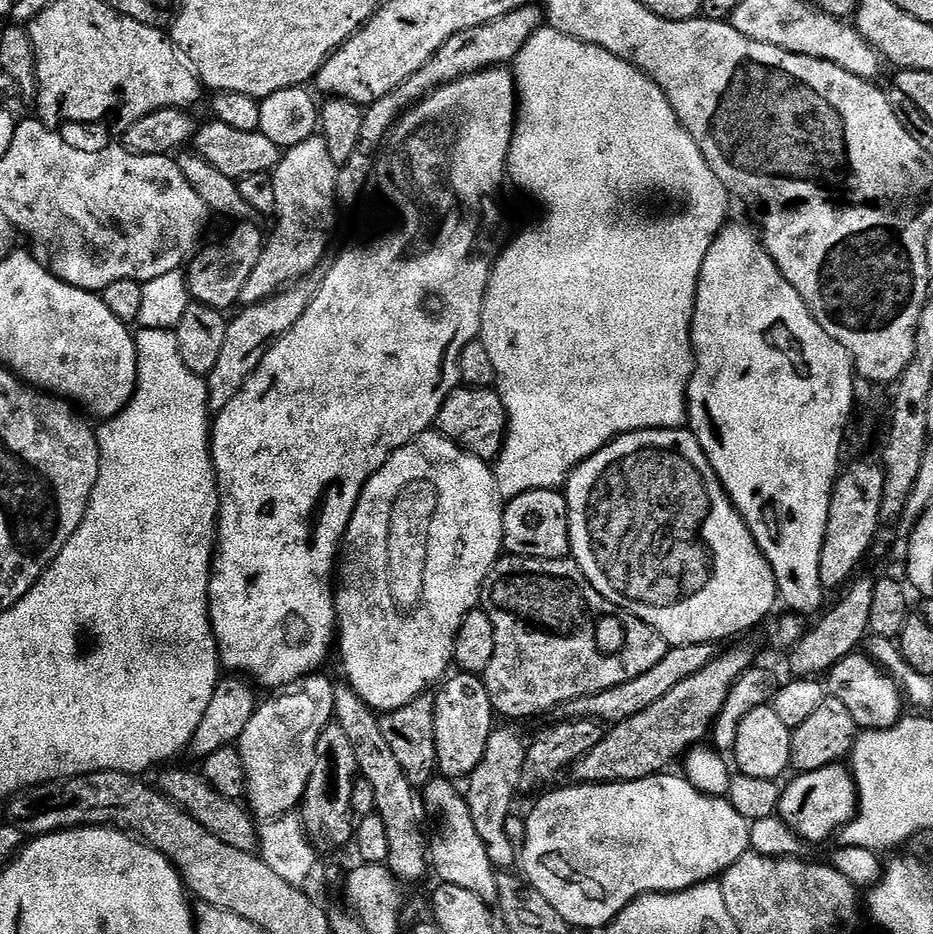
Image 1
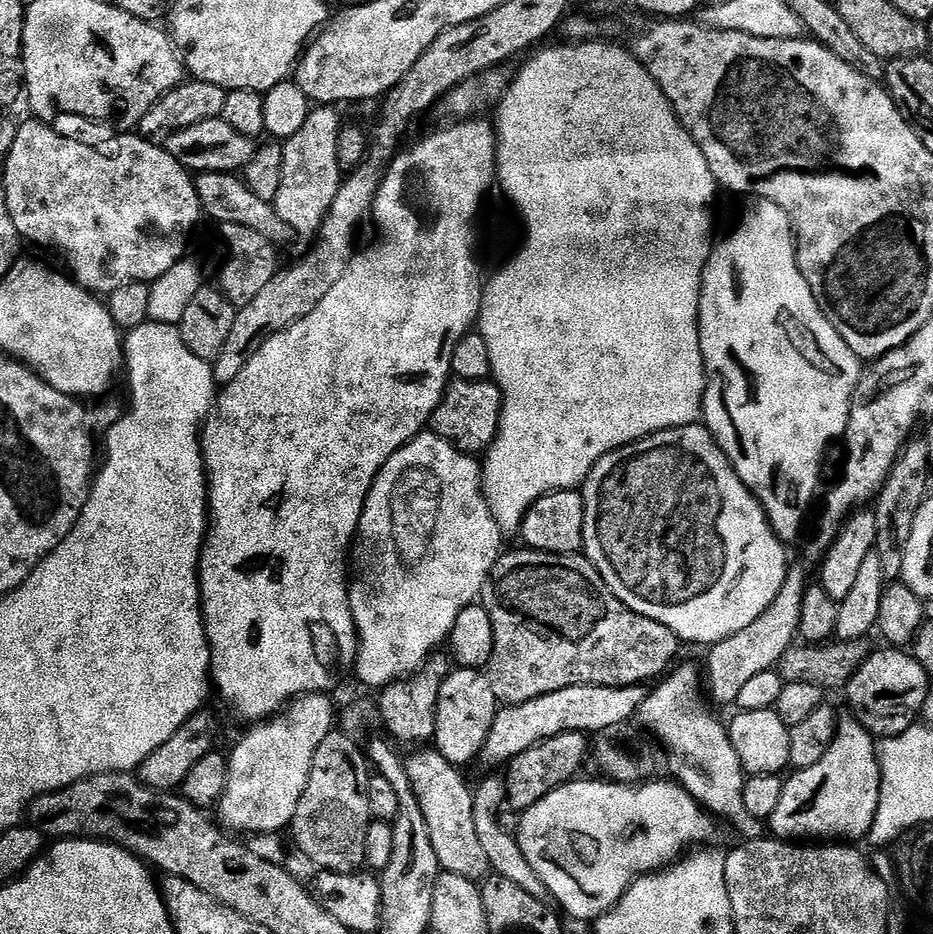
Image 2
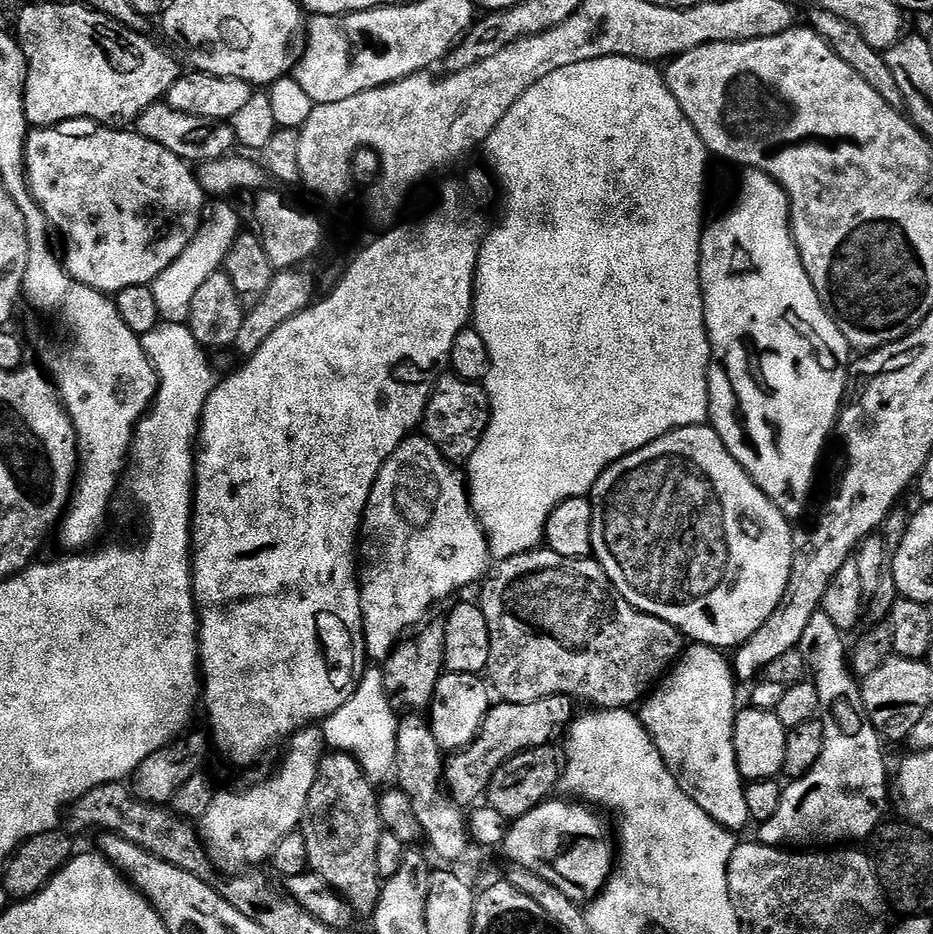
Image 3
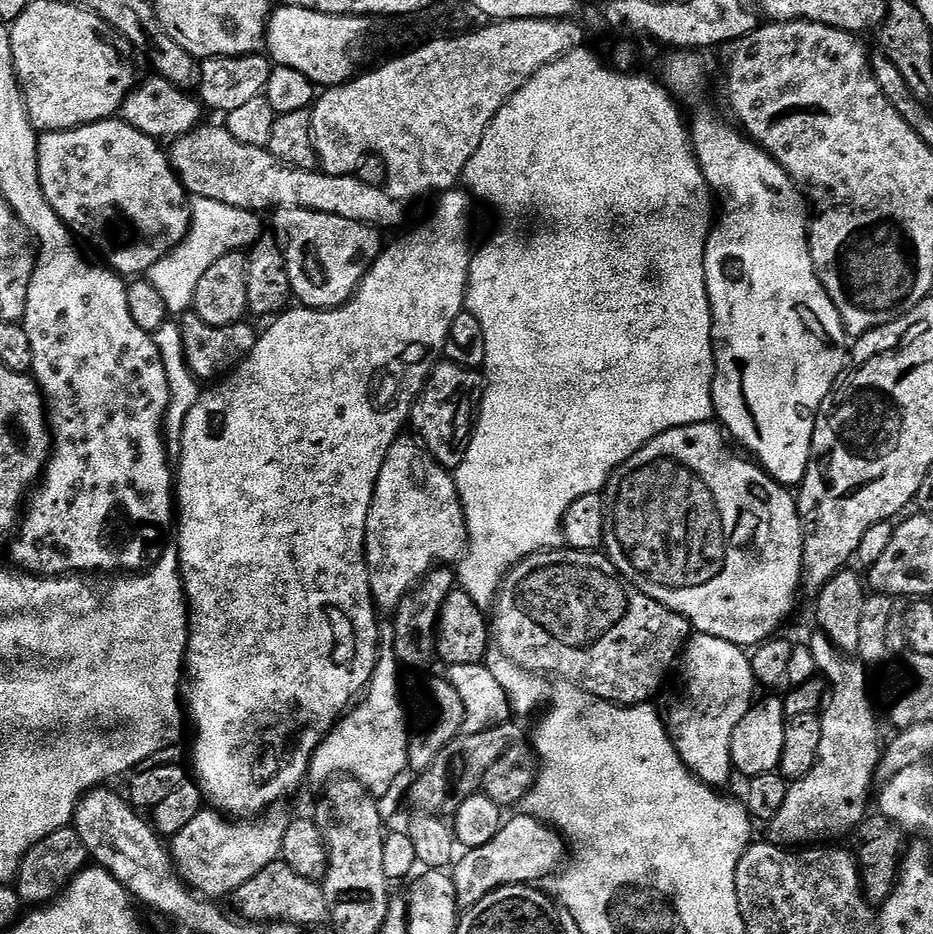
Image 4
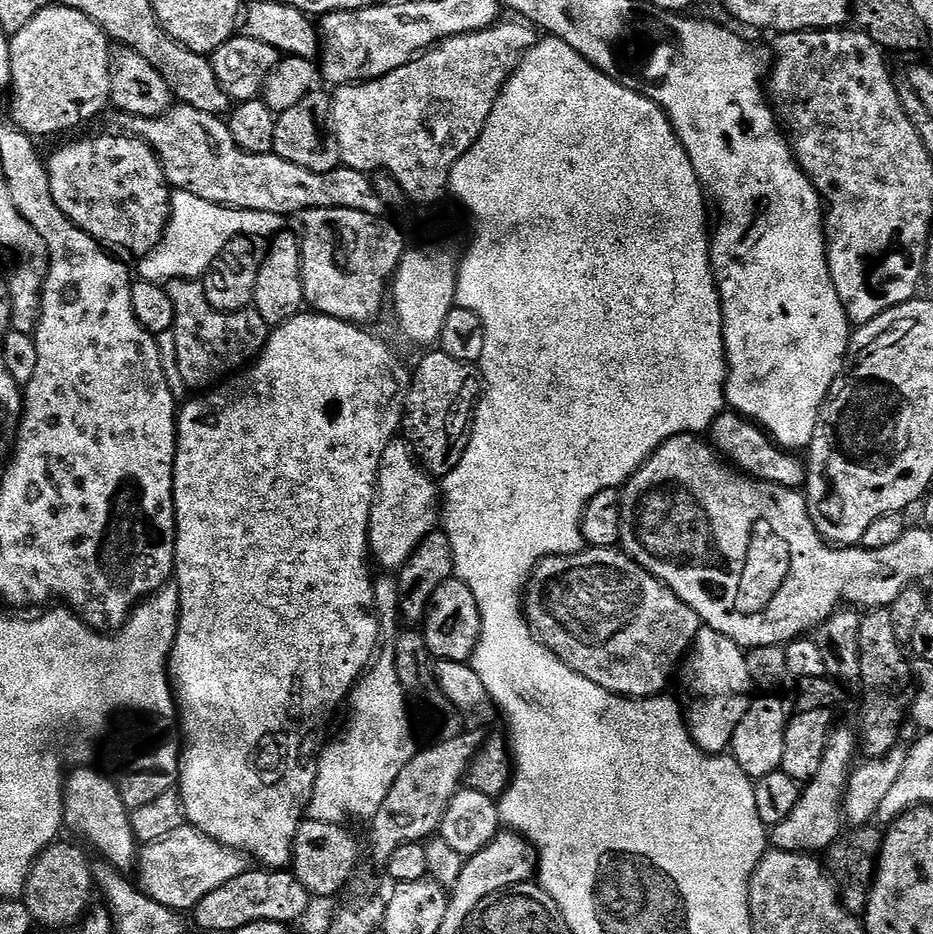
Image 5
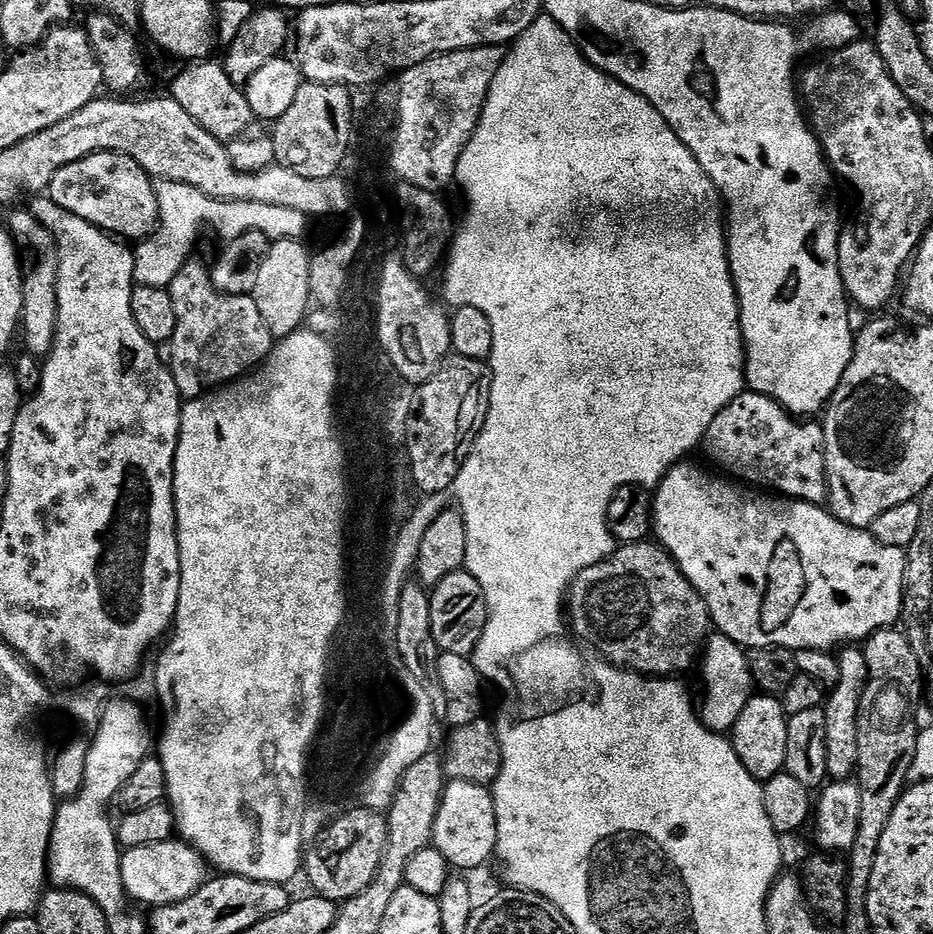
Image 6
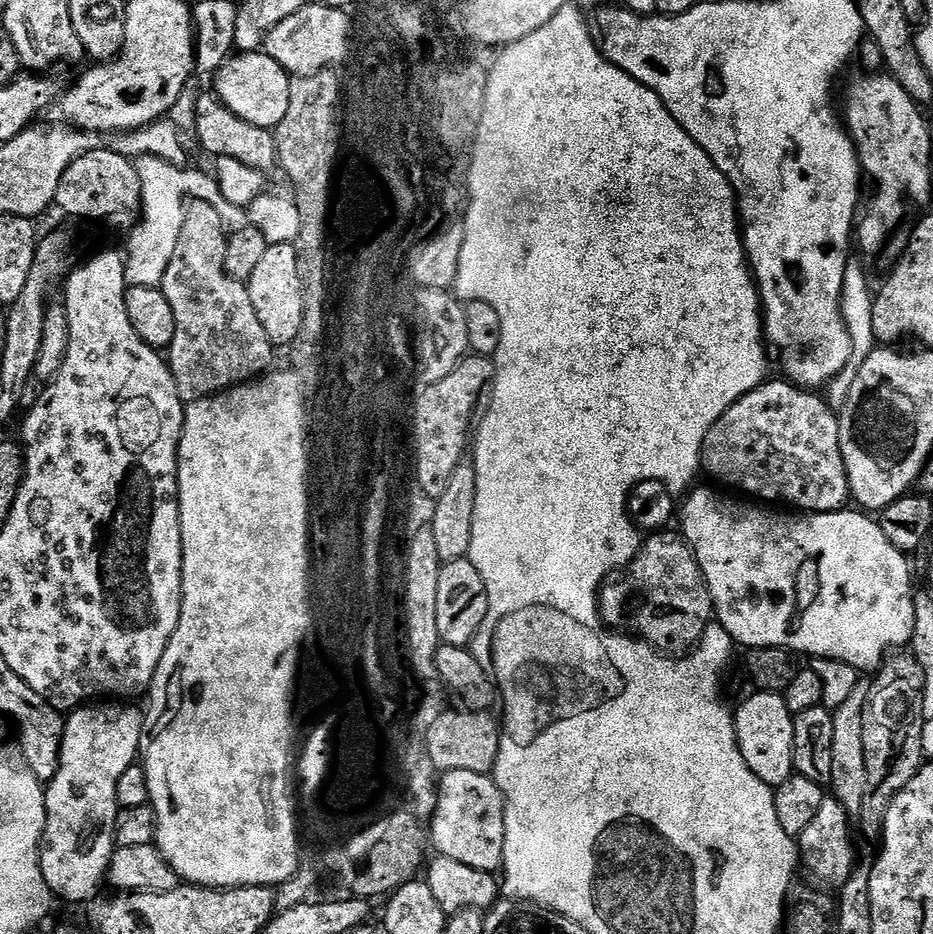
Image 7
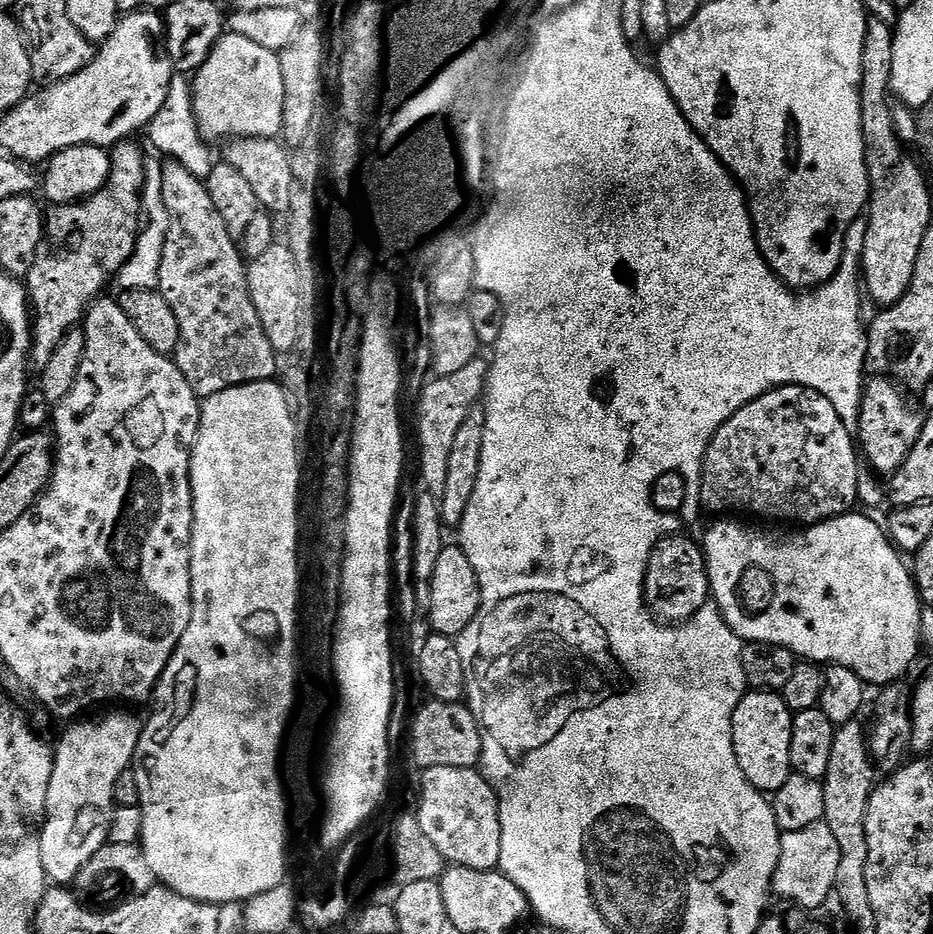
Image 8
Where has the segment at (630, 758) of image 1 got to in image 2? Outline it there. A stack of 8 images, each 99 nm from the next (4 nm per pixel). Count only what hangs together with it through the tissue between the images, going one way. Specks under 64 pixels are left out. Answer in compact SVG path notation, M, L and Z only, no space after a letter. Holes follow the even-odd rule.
M796 566L789 567L788 576L782 582L782 590L778 590L778 598L774 598L774 602L770 602L770 606L766 606L766 610L762 610L754 622L750 622L750 626L738 630L738 634L730 634L730 638L722 638L707 649L708 665L703 665L702 680L710 700L712 695L713 705L735 705L738 694L742 694L742 689L757 674L771 672L777 667L782 654L797 639L805 587L803 570Z

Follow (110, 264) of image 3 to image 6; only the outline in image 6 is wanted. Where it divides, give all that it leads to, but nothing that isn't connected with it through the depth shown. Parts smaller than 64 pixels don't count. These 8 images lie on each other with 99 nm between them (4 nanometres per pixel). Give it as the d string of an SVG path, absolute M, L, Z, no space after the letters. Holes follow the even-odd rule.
M95 152L78 162L70 162L70 166L62 166L62 170L54 174L47 195L58 202L62 210L86 218L86 222L124 242L148 239L160 219L153 177L142 170L134 158L117 152Z

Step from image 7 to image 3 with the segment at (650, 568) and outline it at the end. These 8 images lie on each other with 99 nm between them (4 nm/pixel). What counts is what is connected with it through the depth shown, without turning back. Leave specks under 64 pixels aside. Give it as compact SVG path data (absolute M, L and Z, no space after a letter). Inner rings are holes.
M551 550L523 552L499 561L487 573L483 584L484 589L480 592L478 603L482 614L486 614L486 626L490 630L490 662L486 669L486 676L494 689L495 695L497 692L500 695L497 697L503 703L521 704L522 702L538 702L547 696L570 696L573 701L585 700L588 706L595 706L600 710L631 709L633 706L639 705L659 685L672 665L680 659L682 633L674 626L670 626L670 622L662 622L662 618L651 616L634 606L630 606L630 602L626 602L626 598L622 598L622 594L616 592L616 587L613 586L610 578L602 570L600 563L594 558L582 560L562 558L562 554L554 554Z

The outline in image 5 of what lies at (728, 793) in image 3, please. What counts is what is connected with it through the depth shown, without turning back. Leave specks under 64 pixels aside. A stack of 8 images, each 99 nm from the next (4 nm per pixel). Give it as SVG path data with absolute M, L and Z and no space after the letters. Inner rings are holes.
M701 626L686 657L686 668L687 664L688 708L686 704L686 727L688 733L692 736L692 741L702 751L713 754L727 753L734 738L734 730L738 730L738 722L742 722L746 710L754 699L754 685L750 678L747 651L730 638L726 638L726 634L718 634L718 630Z

